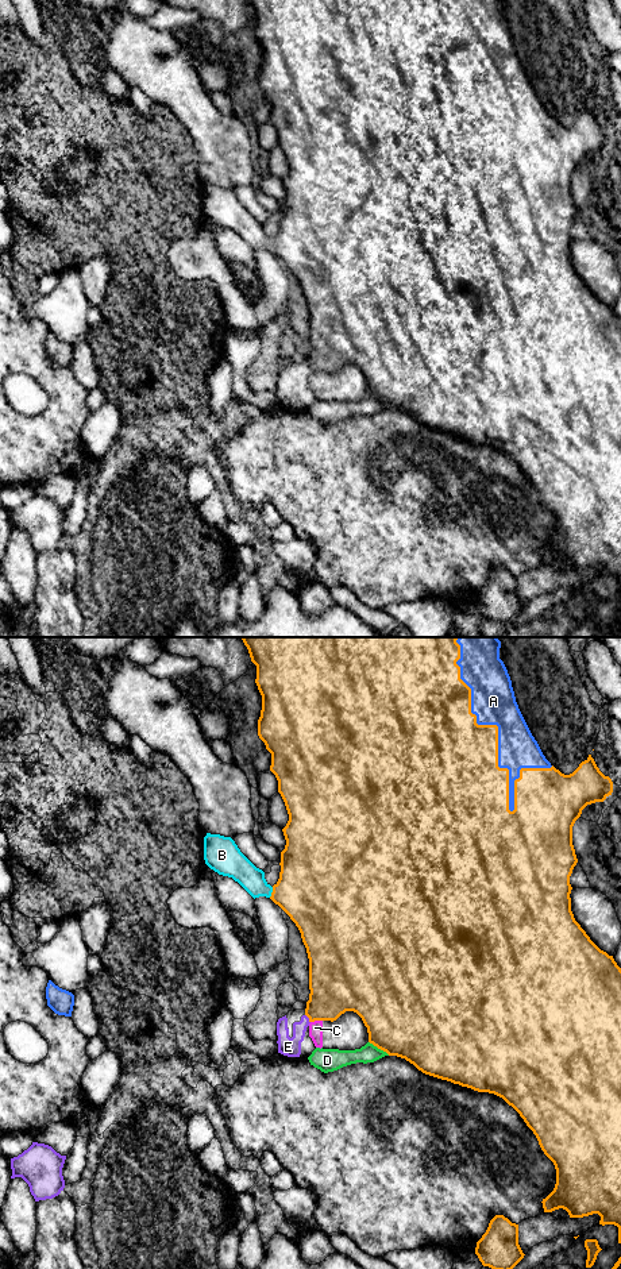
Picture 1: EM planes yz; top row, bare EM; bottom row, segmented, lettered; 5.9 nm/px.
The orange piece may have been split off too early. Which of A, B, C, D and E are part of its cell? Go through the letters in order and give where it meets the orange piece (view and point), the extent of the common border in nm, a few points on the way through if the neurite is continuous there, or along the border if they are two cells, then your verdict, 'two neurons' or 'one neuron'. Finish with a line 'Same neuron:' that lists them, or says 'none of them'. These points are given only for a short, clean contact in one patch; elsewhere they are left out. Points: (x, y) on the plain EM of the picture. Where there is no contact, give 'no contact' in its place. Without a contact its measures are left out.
A: meets orange in yz at (496, 77); contact 1050 nm long; one neuron
B: meets orange in yz at (272, 245); contact 70 nm long; runs through yz (313, 240), (272, 245), (261, 240), (239, 219); one neuron
C: meets orange in yz at (316, 371); contact 70 nm long; two neurons
D: meets orange in yz at (380, 400); contact 150 nm long; two neurons
E: meets orange in yz at (308, 369); contact 60 nm long; runs through yz (336, 338), (308, 369), (288, 398); one neuron
Same neuron: A, B, E

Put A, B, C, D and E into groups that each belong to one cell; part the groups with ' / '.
A B E / C / D

